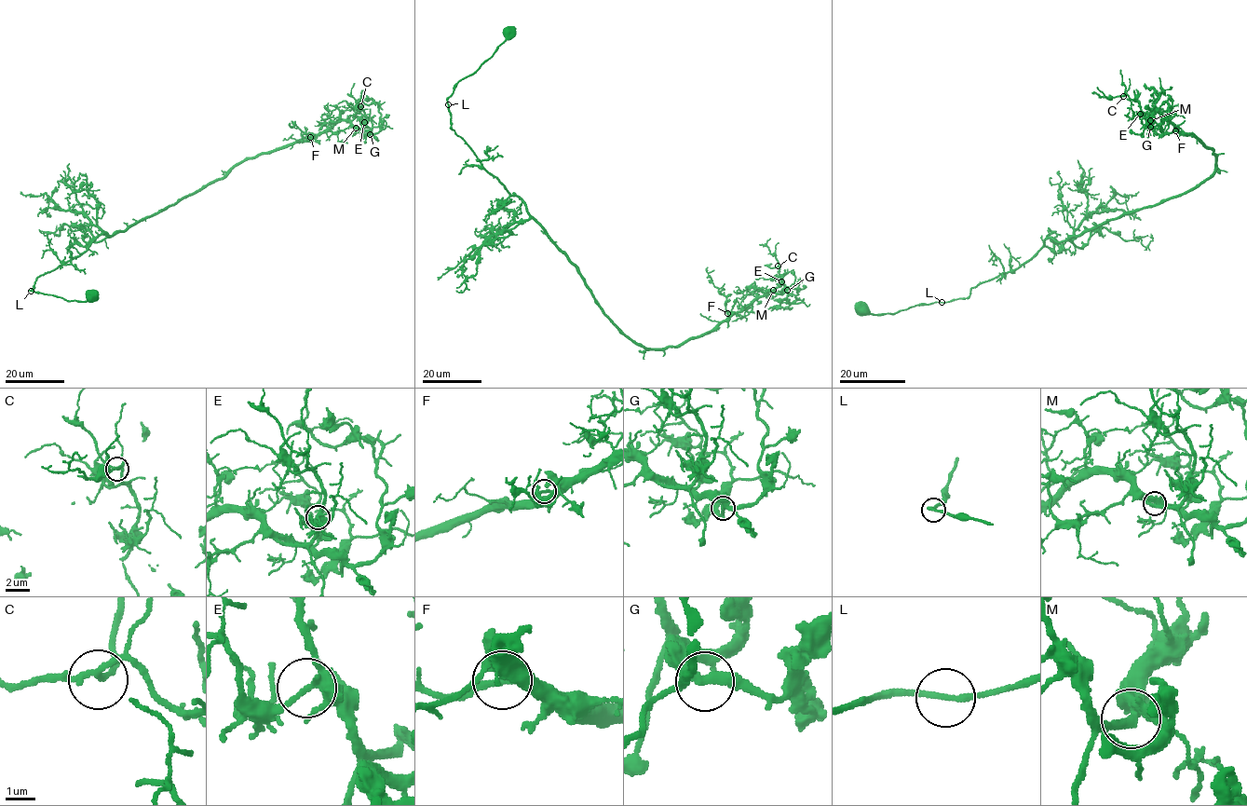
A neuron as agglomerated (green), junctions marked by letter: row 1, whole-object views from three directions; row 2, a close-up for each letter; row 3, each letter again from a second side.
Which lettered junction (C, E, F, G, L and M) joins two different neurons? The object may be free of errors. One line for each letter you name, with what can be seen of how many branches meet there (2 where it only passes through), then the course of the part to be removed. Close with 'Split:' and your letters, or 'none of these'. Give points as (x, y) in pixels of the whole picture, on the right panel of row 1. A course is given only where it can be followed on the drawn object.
Split: none of these

